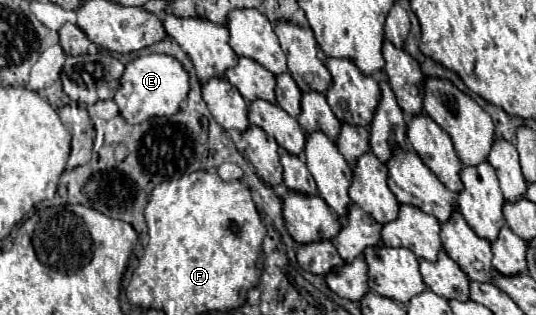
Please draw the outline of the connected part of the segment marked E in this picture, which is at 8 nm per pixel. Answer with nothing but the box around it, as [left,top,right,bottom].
[115,55,189,123]

